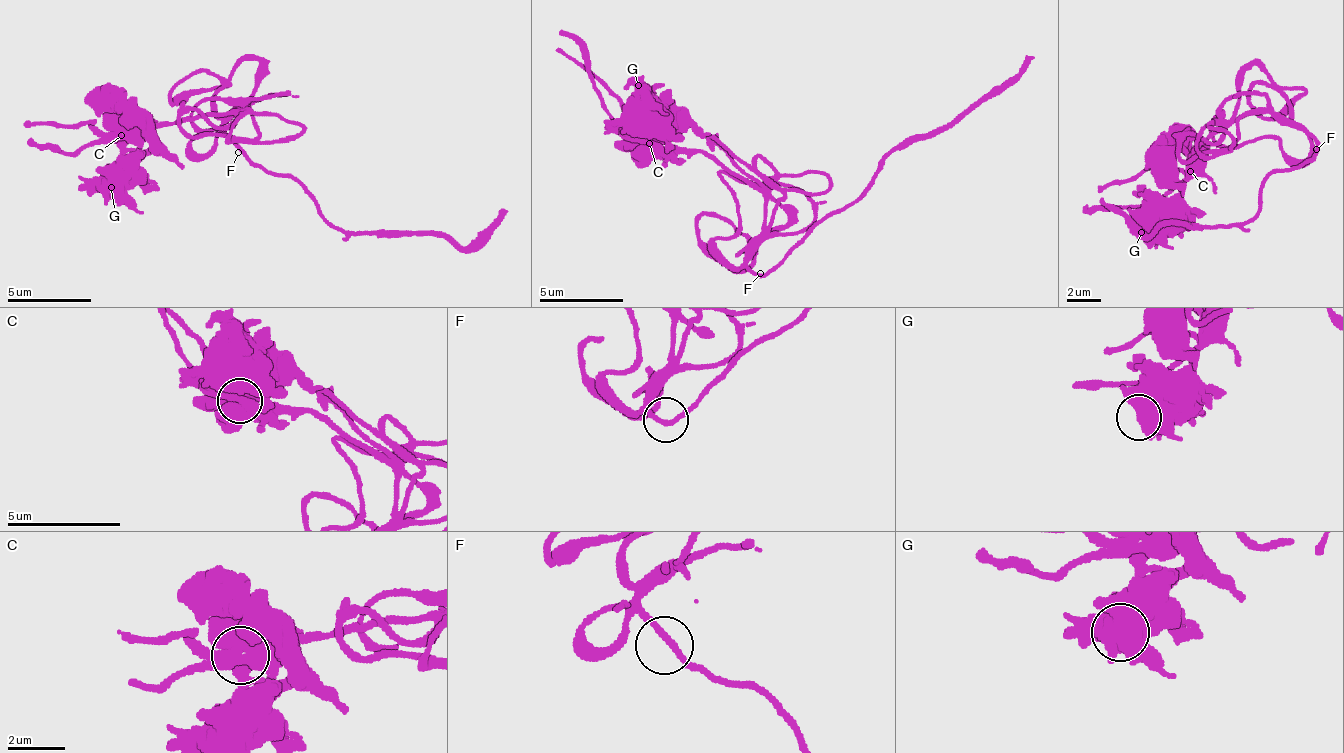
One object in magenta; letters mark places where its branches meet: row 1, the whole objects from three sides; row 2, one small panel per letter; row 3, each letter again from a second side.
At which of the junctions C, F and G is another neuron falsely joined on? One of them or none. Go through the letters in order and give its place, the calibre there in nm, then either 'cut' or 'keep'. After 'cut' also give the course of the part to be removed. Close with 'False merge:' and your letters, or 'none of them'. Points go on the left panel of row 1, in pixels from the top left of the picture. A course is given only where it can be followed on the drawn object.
C: at (121, 135); 500 nm thick; keep
F: at (238, 152); 200 nm thick; keep
G: at (111, 187); 650 nm thick; keep
False merge: none of them

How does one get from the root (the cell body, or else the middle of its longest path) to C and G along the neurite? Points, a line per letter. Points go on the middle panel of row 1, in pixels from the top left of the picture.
C: (764, 274), (748, 264), (748, 244), (761, 234), (765, 200), (705, 154), (659, 154), (650, 144)
G: (764, 274), (748, 264), (748, 244), (765, 200), (705, 154), (680, 154), (667, 143), (679, 130), (638, 85)

